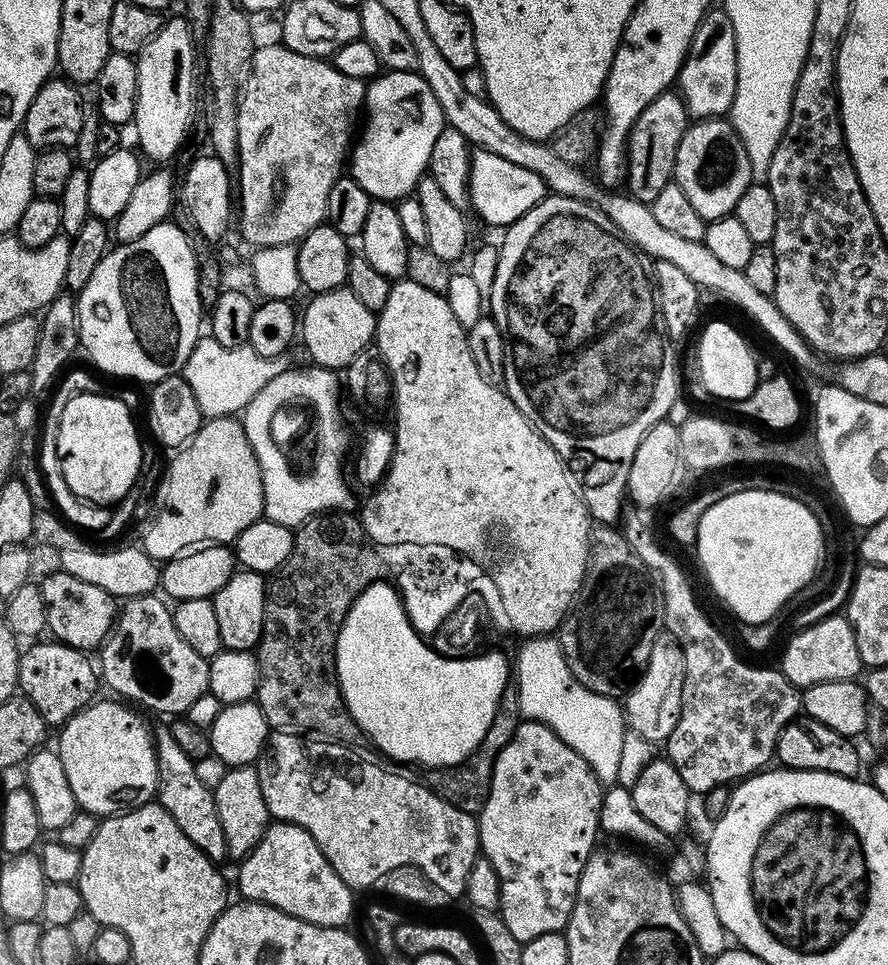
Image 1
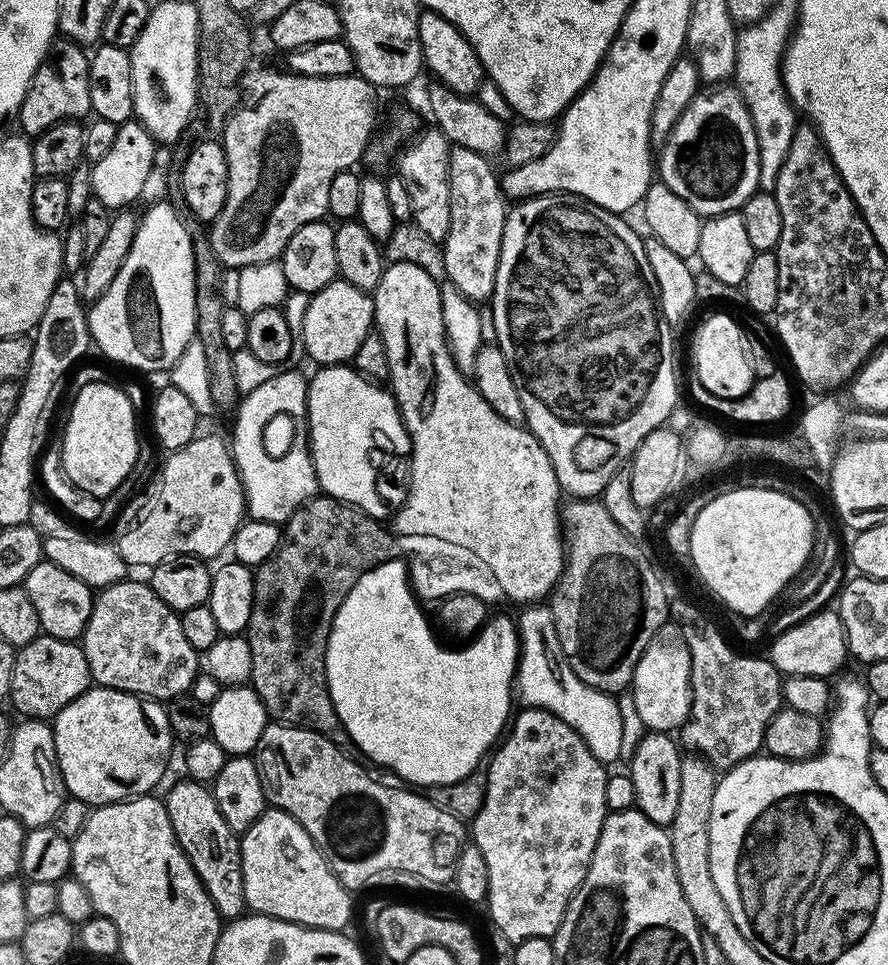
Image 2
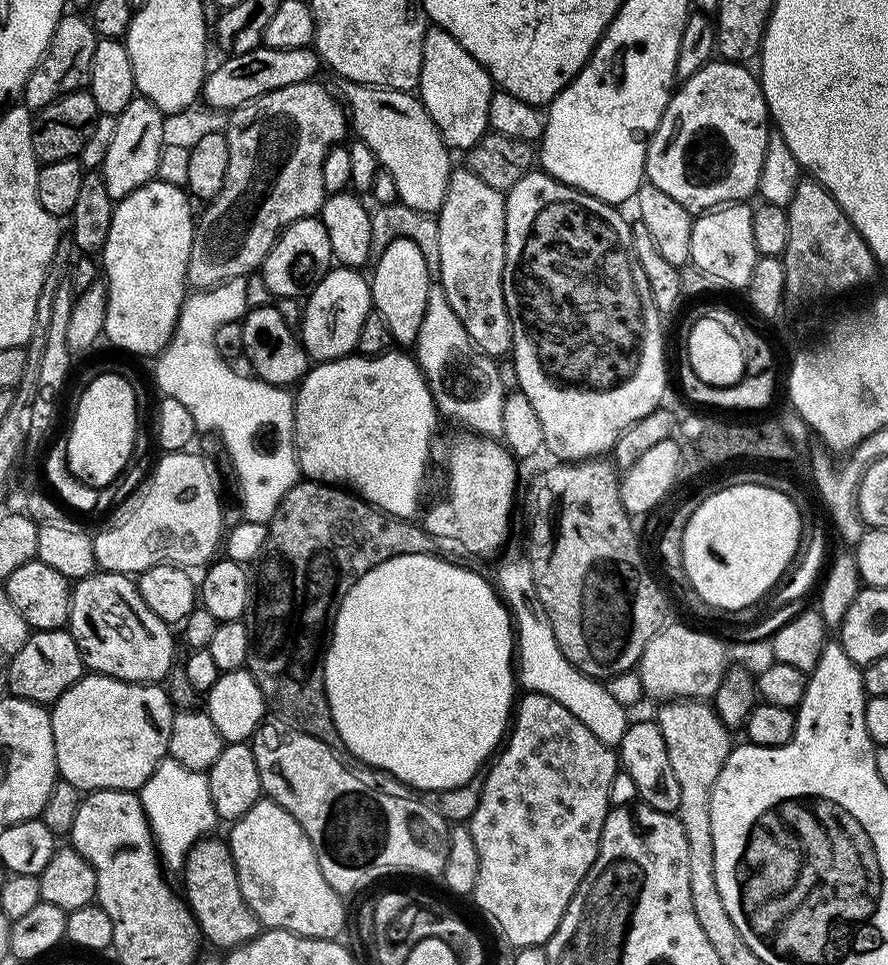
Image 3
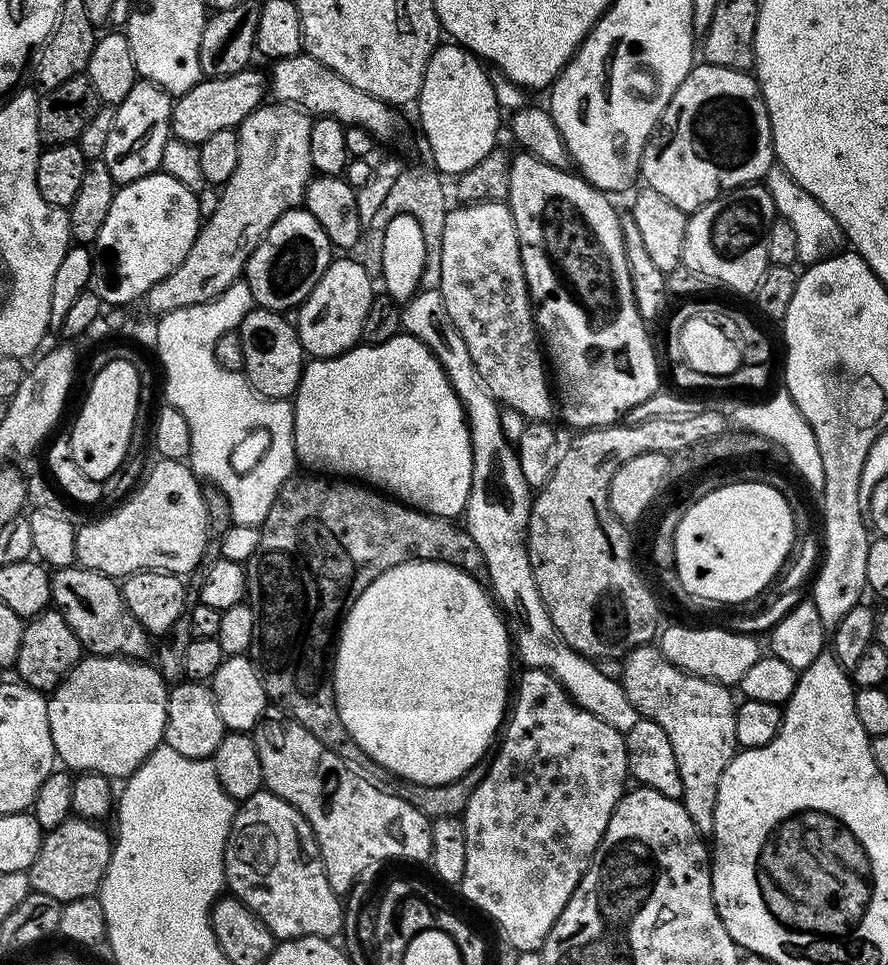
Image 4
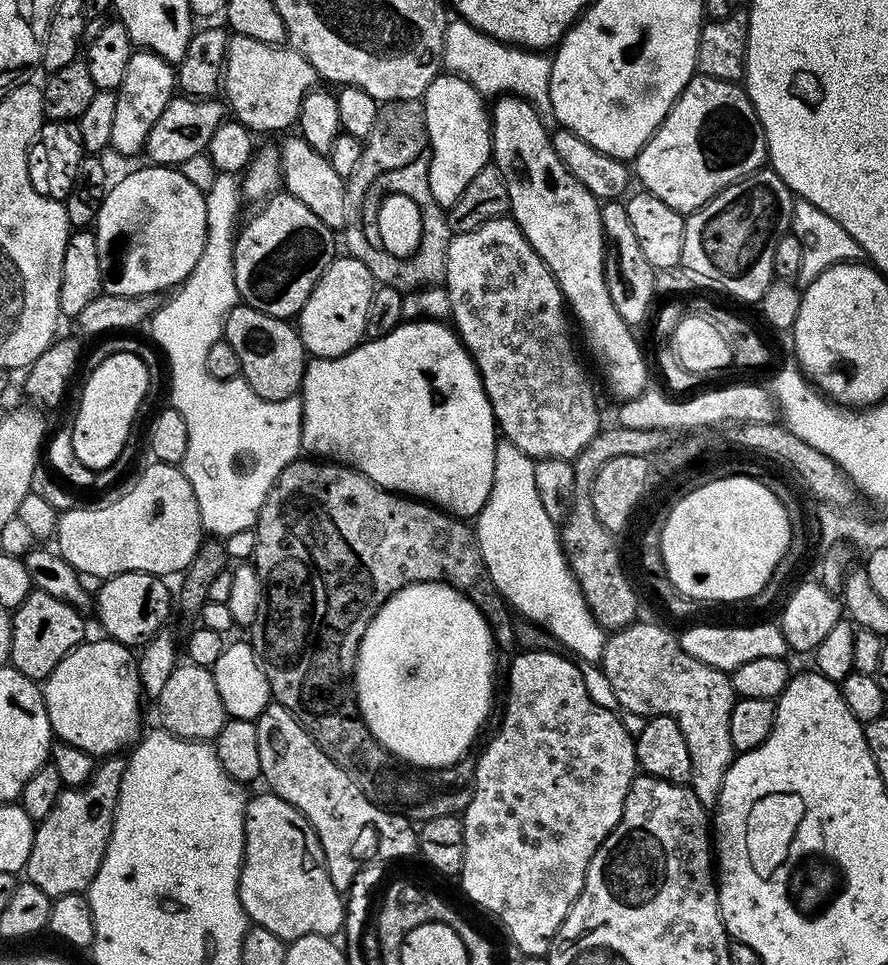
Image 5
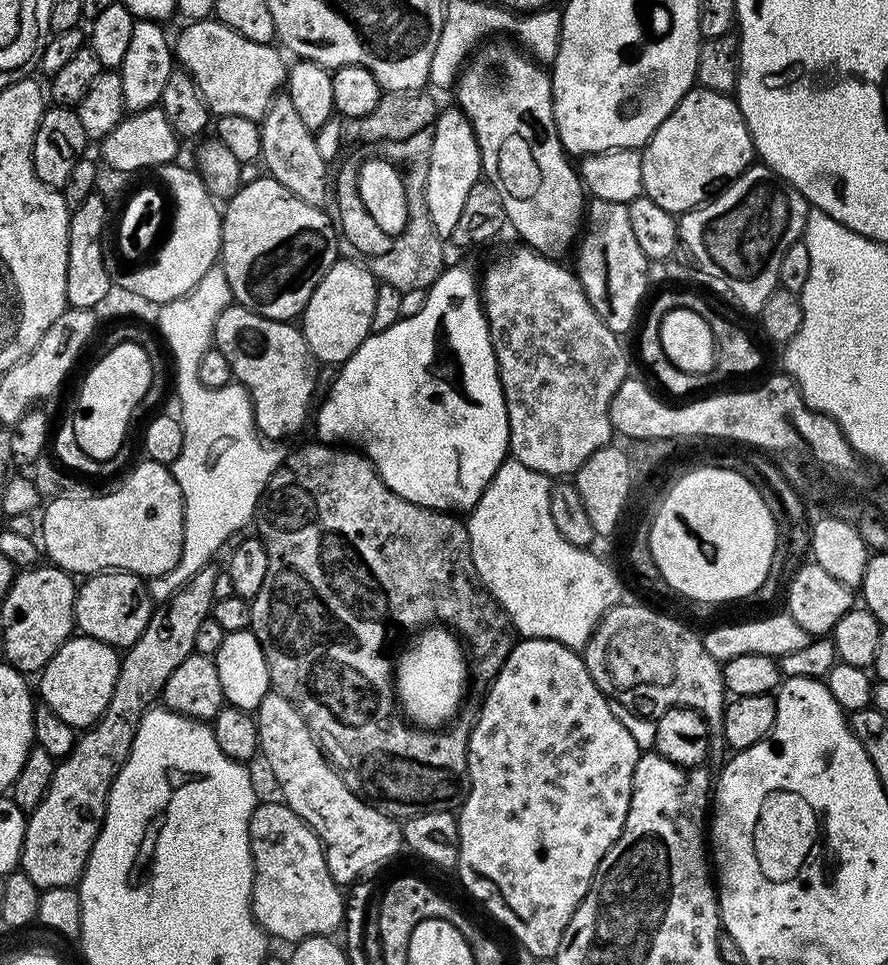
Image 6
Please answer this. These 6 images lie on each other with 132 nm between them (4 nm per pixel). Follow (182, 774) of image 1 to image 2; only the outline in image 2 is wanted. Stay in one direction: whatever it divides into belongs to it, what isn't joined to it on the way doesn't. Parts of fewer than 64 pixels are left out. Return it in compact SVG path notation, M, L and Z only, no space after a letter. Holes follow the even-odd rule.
M183 779L162 796L170 814L170 826L174 826L178 846L182 846L186 858L190 858L194 874L198 874L220 917L225 921L235 920L245 915L248 908L242 882L240 836L232 832L230 826L226 826L226 818L222 818L222 810L218 810L218 802L212 796L211 787L198 780Z

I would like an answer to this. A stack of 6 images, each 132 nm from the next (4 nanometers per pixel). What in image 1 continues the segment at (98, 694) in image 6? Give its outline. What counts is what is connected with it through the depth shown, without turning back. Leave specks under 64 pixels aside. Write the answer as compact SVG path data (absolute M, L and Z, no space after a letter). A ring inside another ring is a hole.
M97 699L59 729L58 751L77 805L101 818L149 803L158 782L153 729L144 725L135 707L112 700Z

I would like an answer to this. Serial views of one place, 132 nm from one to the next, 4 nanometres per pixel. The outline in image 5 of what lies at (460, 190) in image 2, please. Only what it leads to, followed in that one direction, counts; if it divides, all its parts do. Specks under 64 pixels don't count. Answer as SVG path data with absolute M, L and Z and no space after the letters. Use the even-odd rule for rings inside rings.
M511 215L499 216L482 226L478 226L469 232L457 232L449 242L449 249L446 250L446 272L443 280L443 287L447 288L450 294L450 317L454 325L454 331L464 344L464 349L472 355L472 361L476 364L478 374L482 378L482 386L486 390L486 398L490 398L492 413L496 419L497 429L502 433L503 439L514 442L518 450L525 452L533 460L571 460L575 461L576 455L599 434L602 421L600 421L600 404L596 401L596 388L576 353L576 344L568 333L568 320L570 324L570 312L566 307L566 301L554 274L546 266L535 250L530 246L526 234L516 225Z

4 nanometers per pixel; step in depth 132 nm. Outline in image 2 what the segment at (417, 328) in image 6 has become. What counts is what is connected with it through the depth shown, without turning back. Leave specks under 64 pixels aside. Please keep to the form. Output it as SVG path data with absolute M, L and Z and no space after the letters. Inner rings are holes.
M334 364L321 367L317 372L320 373L316 377L313 375L308 381L308 450L312 454L319 491L325 496L333 496L336 500L353 504L374 519L383 521L388 508L376 489L380 467L391 456L407 457L410 452L408 431L404 428L396 397L387 387L364 379L351 366Z

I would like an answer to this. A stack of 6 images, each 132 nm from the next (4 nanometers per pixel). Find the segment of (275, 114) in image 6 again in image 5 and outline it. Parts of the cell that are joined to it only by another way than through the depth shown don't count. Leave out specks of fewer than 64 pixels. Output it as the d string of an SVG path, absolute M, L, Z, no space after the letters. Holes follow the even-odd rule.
M288 134L281 140L284 141L279 141L278 147L280 149L280 179L282 181L283 191L287 195L298 198L298 202L302 202L302 206L306 206L316 217L322 218L322 222L326 227L333 230L343 229L346 222L345 177L339 176L334 171L334 166L330 166L325 153L314 150L314 146L310 146L310 142L303 140L300 135Z

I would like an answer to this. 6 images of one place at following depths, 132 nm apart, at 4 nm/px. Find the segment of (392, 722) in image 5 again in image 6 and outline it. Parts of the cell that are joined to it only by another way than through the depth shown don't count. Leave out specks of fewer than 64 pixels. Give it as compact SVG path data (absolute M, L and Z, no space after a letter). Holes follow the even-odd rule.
M428 626L394 664L394 687L403 715L424 730L447 725L461 711L464 683L470 680L470 664L455 632L444 626Z

